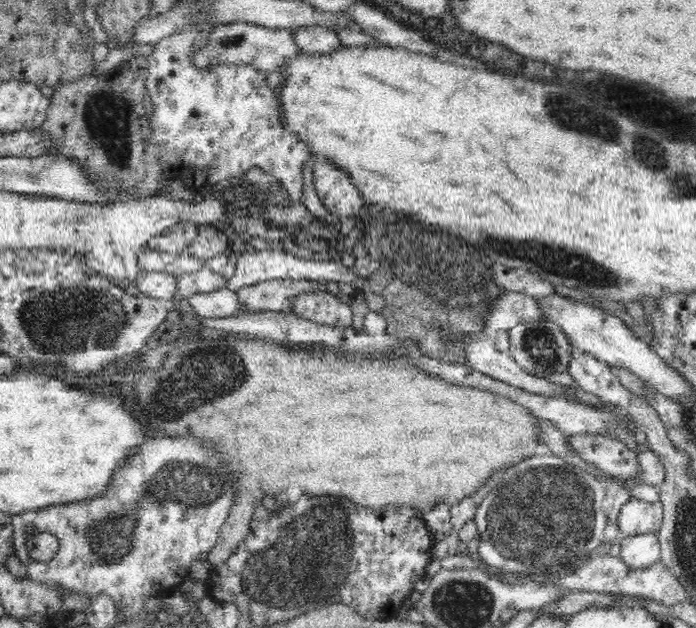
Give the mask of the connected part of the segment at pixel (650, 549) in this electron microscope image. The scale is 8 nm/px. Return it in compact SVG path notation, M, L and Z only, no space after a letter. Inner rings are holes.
M638 534L620 538L620 557L628 566L646 568L661 560L661 547L657 534Z

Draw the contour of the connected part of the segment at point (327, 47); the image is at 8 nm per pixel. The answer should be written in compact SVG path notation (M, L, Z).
M302 25L289 31L294 45L305 53L330 54L342 46L333 30L324 25Z

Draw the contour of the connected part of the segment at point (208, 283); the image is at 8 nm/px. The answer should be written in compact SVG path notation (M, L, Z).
M207 266L193 273L175 277L176 298L188 299L194 294L223 292L228 289L228 280L212 272Z

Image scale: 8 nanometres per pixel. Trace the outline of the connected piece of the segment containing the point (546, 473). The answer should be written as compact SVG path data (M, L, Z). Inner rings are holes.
M652 451L636 452L638 454L638 468L642 469L642 472L638 472L638 476L628 479L620 479L616 476L612 476L608 473L604 473L604 478L599 478L598 476L593 476L590 472L587 472L584 468L578 468L571 462L566 461L560 456L530 456L526 460L520 460L518 464L510 466L507 468L506 476L502 483L498 484L493 495L486 497L480 502L477 511L473 514L472 521L478 527L478 548L479 548L479 558L482 564L486 566L487 570L493 575L498 575L501 577L507 572L521 572L522 574L531 575L534 578L548 578L550 574L556 572L563 567L565 564L570 564L570 562L580 562L589 558L596 548L600 548L602 544L613 545L616 543L617 539L620 538L618 532L618 512L621 511L622 506L627 501L631 500L631 493L635 487L639 485L656 485L658 486L662 483L664 479L664 467L662 467L662 462L660 458L654 454Z

